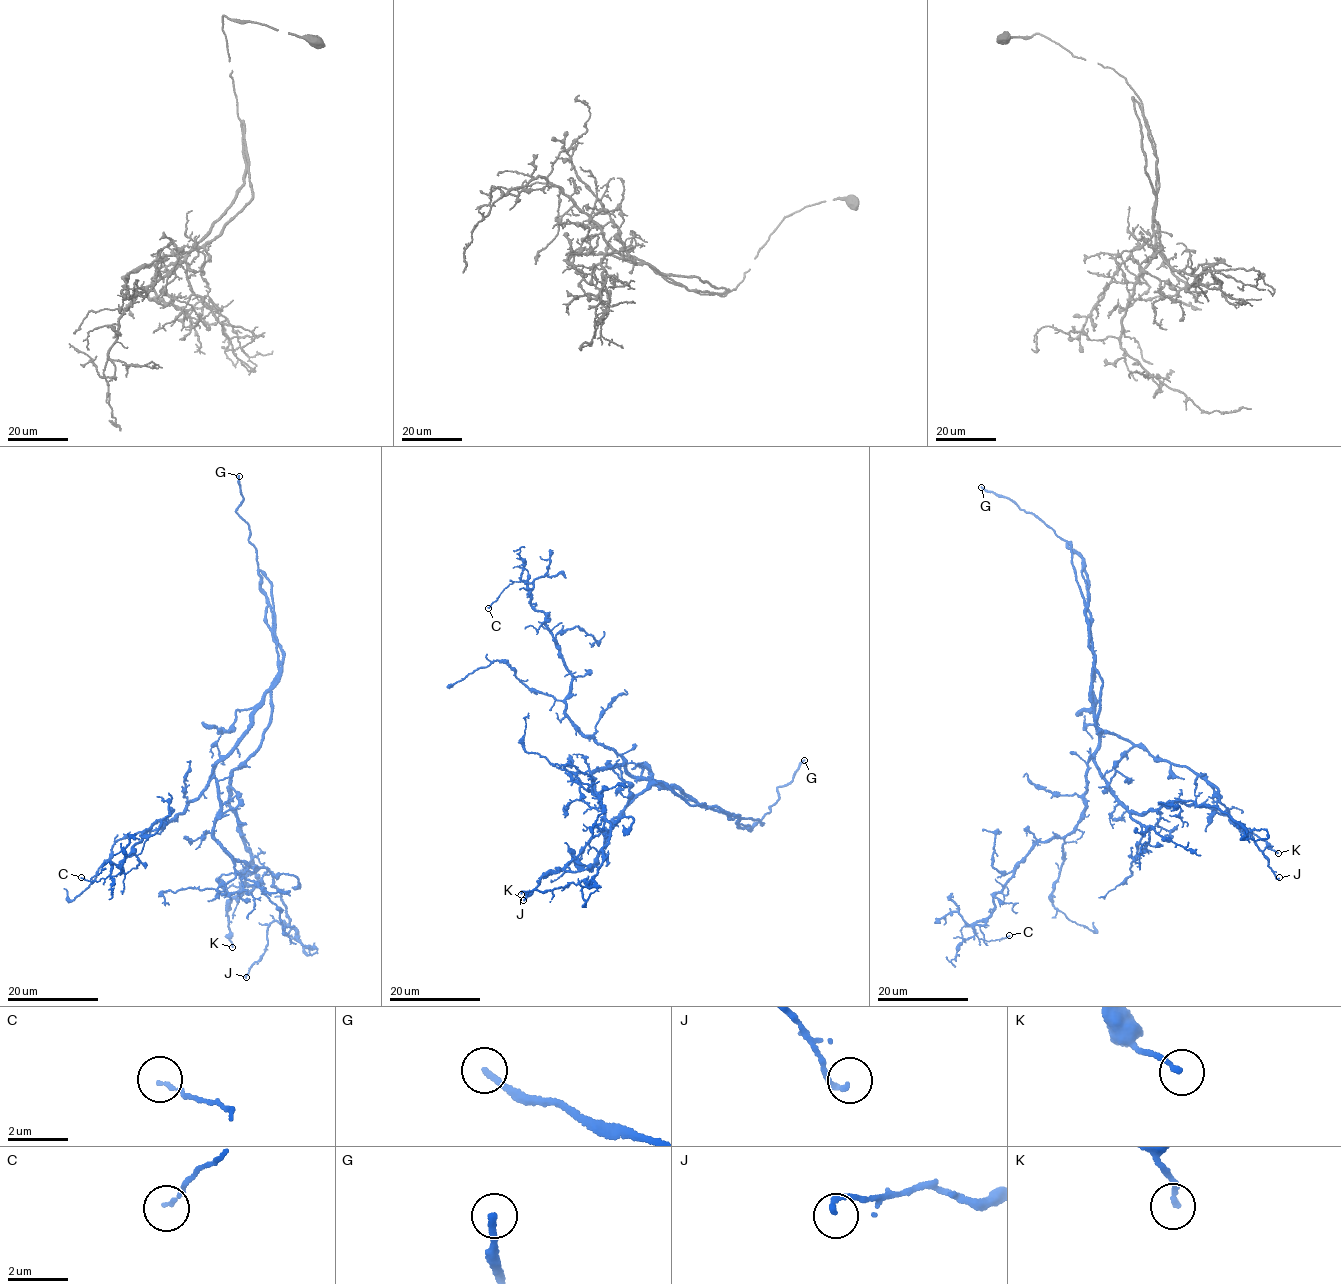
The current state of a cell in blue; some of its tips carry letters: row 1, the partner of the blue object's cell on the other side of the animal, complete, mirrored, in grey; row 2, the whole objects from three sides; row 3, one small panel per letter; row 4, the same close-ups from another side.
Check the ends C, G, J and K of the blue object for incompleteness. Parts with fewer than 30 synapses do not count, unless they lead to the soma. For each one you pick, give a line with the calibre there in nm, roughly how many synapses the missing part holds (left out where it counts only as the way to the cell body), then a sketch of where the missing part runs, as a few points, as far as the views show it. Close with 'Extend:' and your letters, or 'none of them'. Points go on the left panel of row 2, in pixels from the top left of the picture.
G: 200 nm thick
Extend: G

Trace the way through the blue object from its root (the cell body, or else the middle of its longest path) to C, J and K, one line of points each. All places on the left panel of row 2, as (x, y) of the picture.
C: (223, 759), (200, 796), (162, 828), (154, 823), (119, 866), (112, 863), (109, 876), (91, 882), (81, 877)
J: (223, 759), (214, 765), (216, 842), (239, 861), (273, 875), (289, 919), (269, 925), (264, 952), (246, 977)
K: (223, 759), (214, 765), (220, 809), (213, 833), (235, 858), (259, 869), (248, 874), (227, 914), (232, 947)

